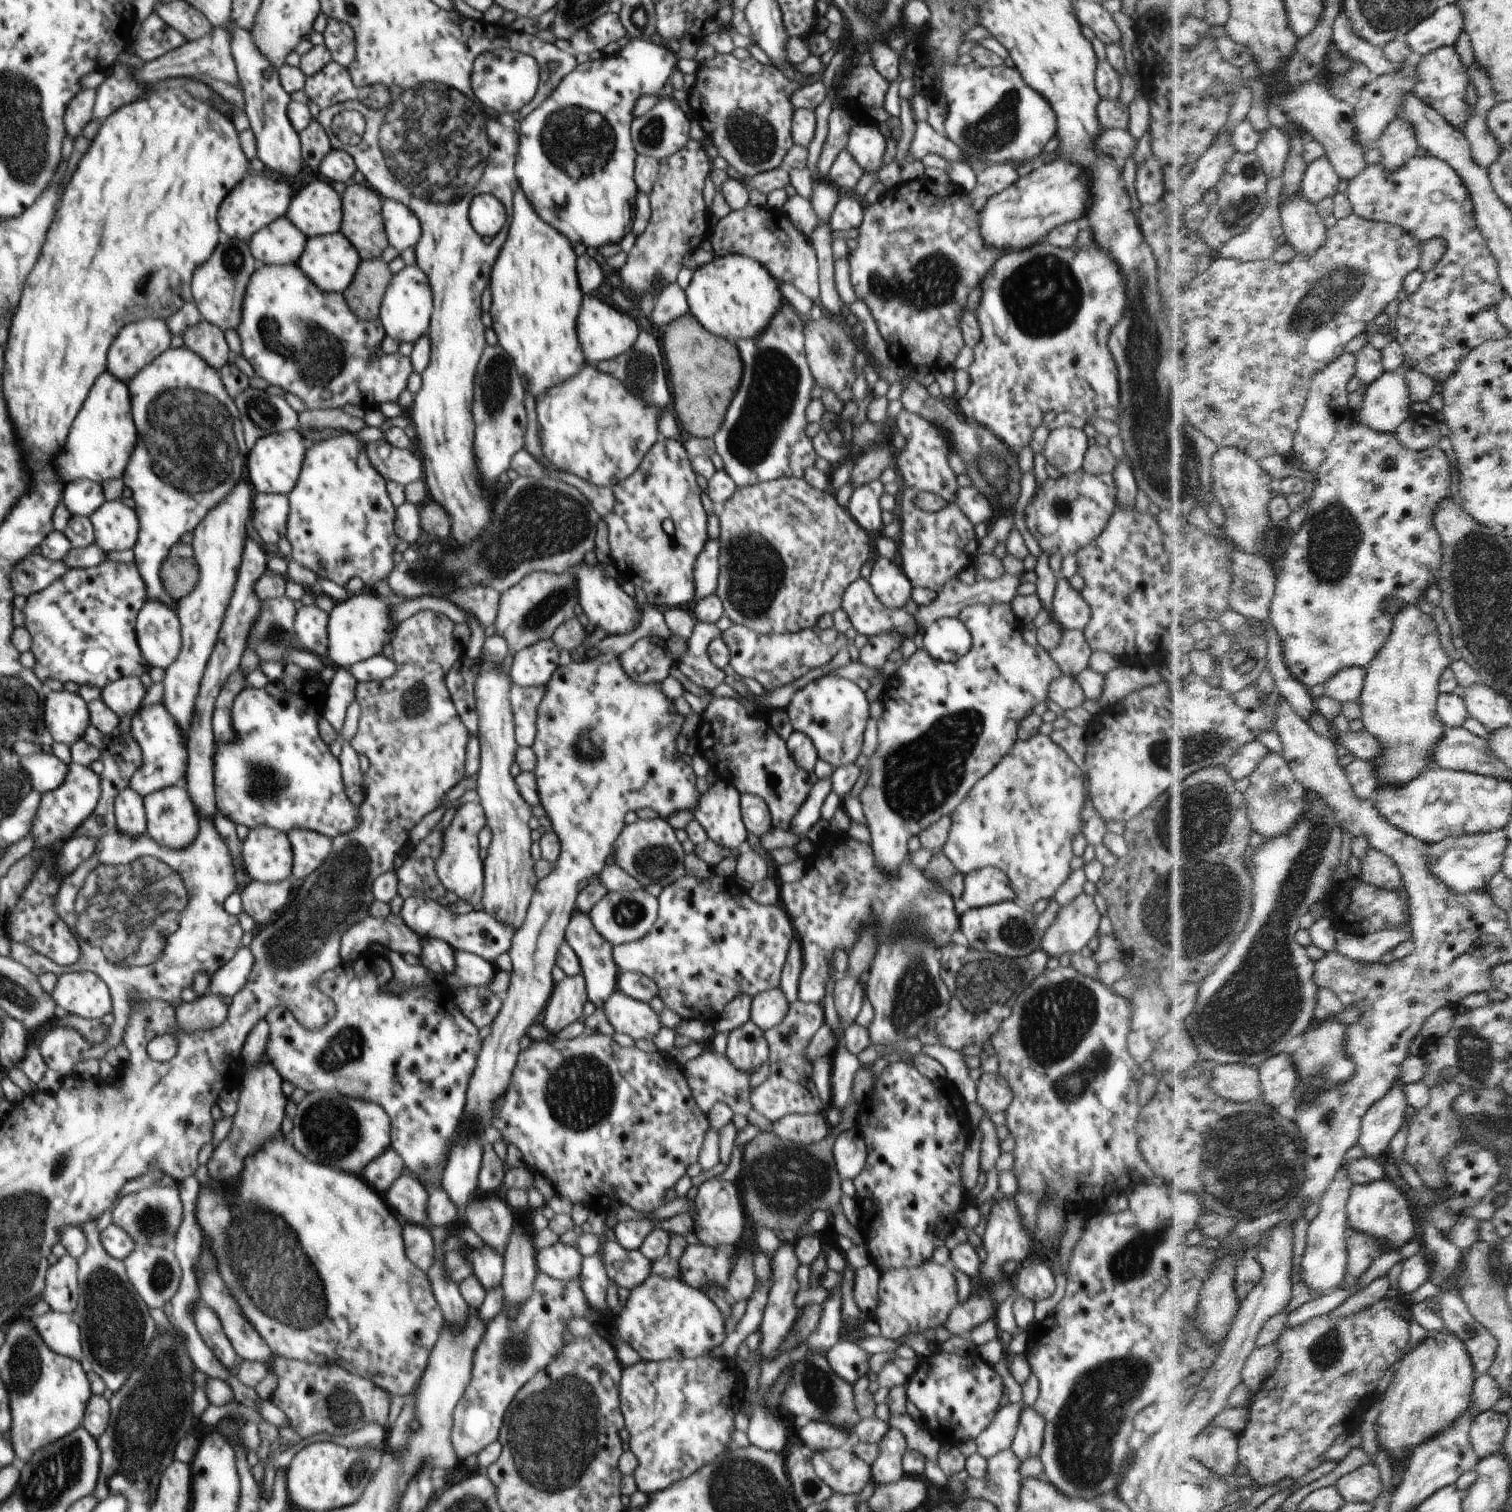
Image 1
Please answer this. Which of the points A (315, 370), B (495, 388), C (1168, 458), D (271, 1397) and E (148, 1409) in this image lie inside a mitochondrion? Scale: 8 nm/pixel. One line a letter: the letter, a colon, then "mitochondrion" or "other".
A: mitochondrion
B: mitochondrion
C: mitochondrion
D: other
E: mitochondrion

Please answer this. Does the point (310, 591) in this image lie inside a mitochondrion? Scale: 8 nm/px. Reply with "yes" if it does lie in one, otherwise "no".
no

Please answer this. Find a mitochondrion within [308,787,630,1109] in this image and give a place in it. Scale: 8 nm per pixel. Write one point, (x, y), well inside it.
(351, 866)

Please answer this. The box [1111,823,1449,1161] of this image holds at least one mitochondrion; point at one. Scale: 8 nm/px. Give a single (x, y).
(1326, 1119)

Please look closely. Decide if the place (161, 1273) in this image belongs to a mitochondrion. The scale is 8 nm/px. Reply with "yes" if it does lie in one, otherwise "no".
yes

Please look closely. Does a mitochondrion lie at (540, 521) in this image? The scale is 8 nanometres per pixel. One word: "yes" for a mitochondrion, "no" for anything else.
yes

